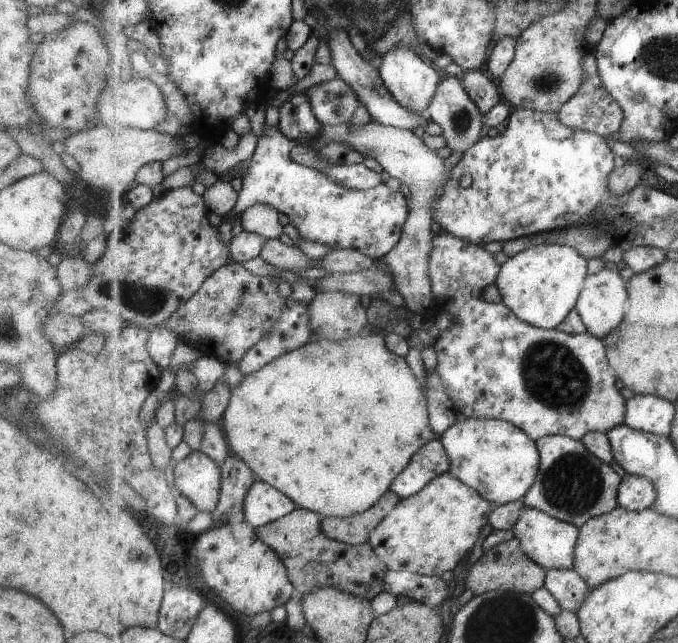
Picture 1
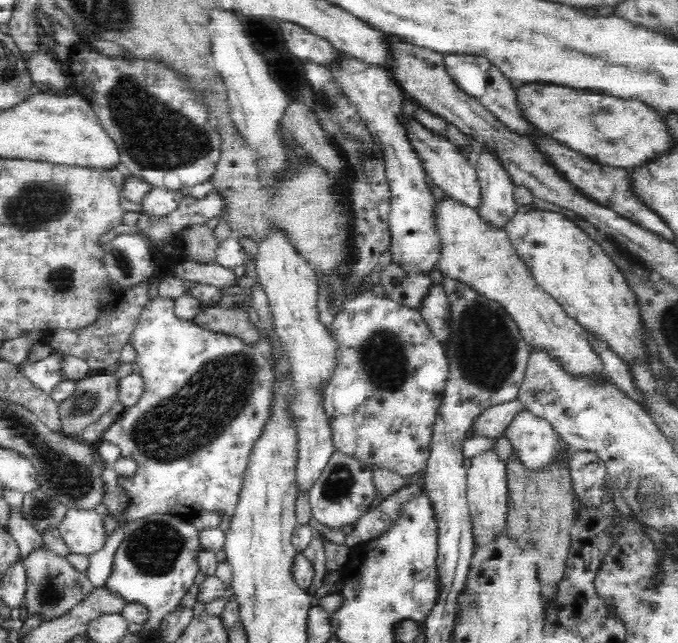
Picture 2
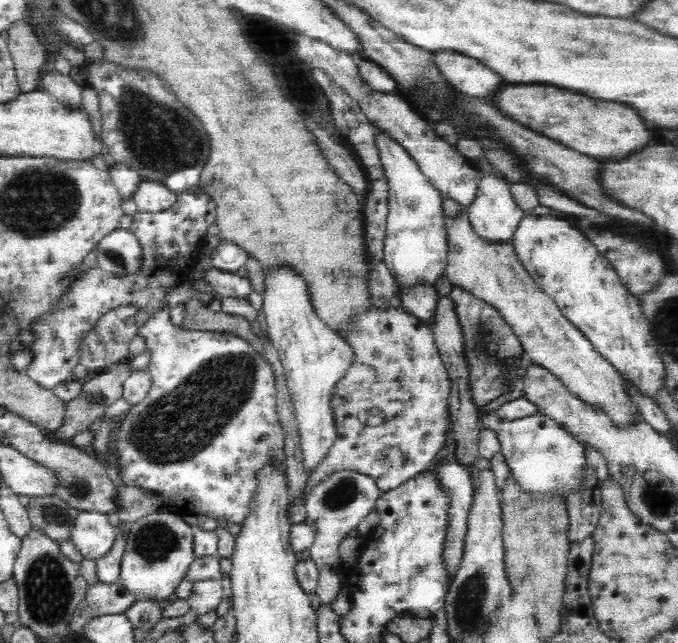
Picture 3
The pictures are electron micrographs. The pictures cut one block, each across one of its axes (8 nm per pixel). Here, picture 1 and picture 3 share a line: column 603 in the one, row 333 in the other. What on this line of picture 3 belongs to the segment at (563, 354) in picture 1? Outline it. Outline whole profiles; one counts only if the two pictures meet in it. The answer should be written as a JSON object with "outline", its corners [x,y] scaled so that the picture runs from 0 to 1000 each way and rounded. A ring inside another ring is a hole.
{"outline":[[[555,474],[547,476],[540,484],[528,488],[522,496],[512,499],[503,505],[501,523],[519,541],[522,555],[516,574],[510,575],[510,582],[493,597],[490,613],[487,616],[487,633],[490,633],[490,644],[497,666],[497,680],[493,691],[487,695],[481,712],[465,728],[465,733],[456,740],[453,759],[457,760],[466,750],[478,747],[481,740],[487,740],[487,734],[493,731],[527,731],[528,734],[540,736],[550,743],[553,753],[558,754],[560,765],[566,767],[571,762],[578,762],[599,748],[612,747],[618,737],[631,731],[640,723],[640,709],[652,700],[658,687],[658,677],[662,672],[662,619],[665,608],[665,594],[662,582],[659,580],[658,569],[652,565],[650,552],[642,538],[640,524],[634,507],[622,502],[619,496],[611,490],[599,487],[596,482],[578,479],[572,476],[569,482],[555,479]]]}

